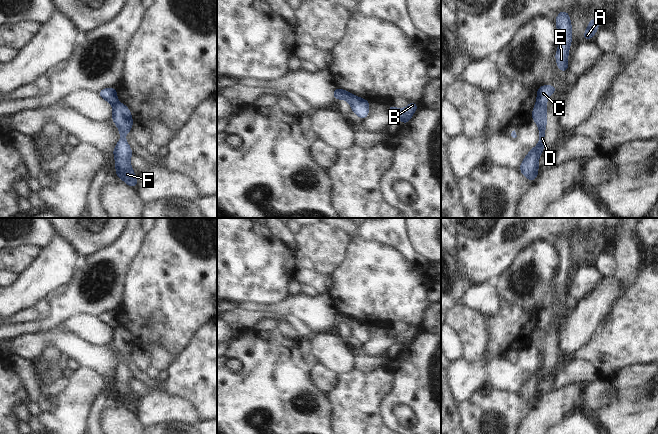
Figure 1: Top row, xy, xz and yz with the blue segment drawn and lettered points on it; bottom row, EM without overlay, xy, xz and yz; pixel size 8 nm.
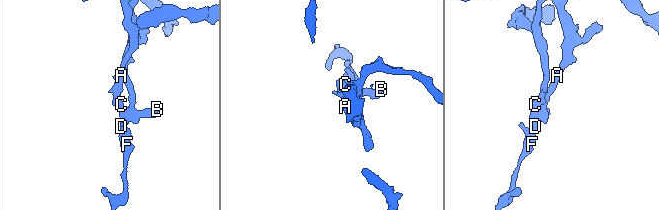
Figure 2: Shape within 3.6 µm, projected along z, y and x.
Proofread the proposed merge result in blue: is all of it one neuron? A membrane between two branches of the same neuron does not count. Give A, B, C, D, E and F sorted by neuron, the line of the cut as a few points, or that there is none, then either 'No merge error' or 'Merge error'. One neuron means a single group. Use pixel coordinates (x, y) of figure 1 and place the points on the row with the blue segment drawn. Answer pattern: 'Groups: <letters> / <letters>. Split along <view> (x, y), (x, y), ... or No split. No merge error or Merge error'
Groups: A B D F / C E. Split along xz (339, 89), (342, 98). Merge error.

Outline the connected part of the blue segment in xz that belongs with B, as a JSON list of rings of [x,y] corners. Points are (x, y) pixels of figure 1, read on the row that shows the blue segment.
[[[409,102],[406,108],[399,109],[394,107],[392,104],[387,106],[389,112],[398,118],[402,124],[409,123],[411,116],[418,109],[418,104],[415,102]]]

